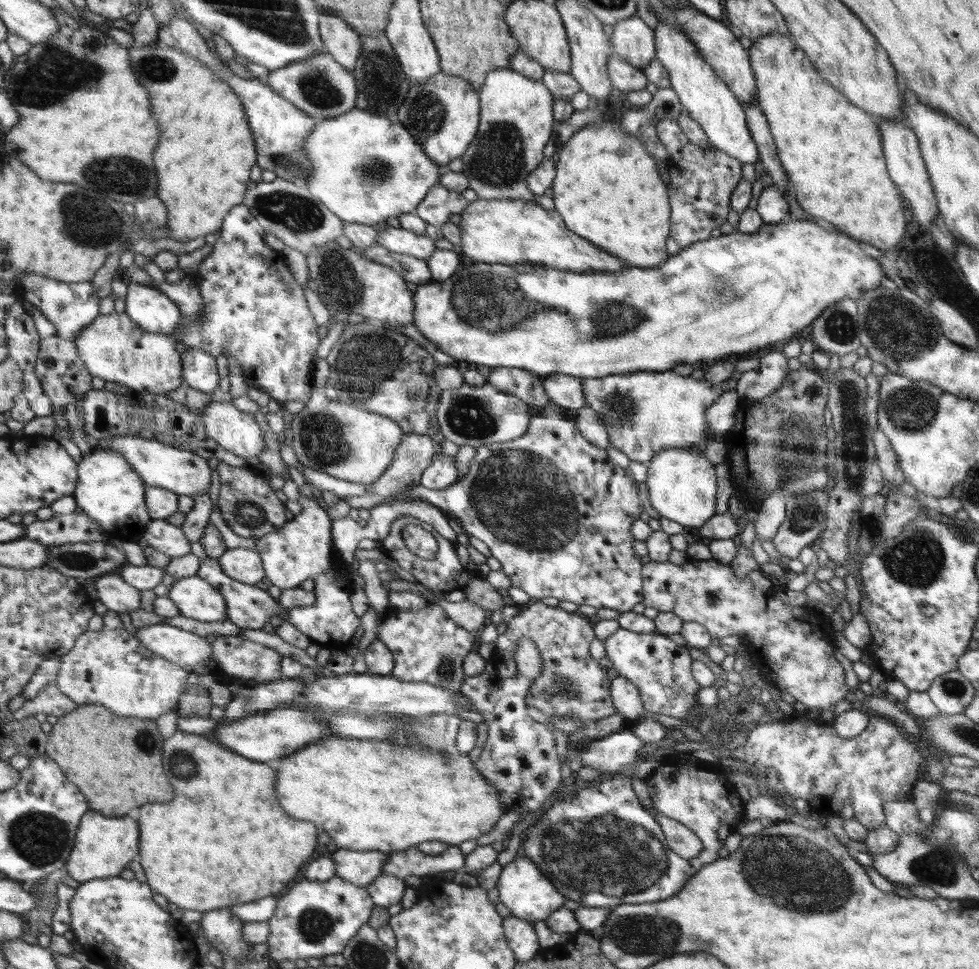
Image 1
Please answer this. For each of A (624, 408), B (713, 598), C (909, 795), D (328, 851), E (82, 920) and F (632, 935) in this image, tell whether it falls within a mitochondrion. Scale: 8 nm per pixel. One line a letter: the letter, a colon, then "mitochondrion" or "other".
A: mitochondrion
B: mitochondrion
C: other
D: other
E: other
F: mitochondrion

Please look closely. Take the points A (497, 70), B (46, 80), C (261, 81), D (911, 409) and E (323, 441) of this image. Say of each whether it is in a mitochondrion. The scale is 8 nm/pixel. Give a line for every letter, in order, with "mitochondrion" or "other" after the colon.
A: other
B: mitochondrion
C: other
D: mitochondrion
E: mitochondrion

